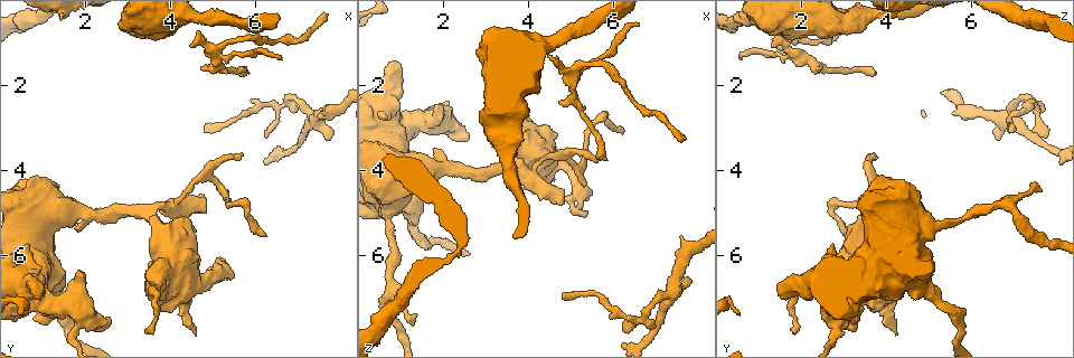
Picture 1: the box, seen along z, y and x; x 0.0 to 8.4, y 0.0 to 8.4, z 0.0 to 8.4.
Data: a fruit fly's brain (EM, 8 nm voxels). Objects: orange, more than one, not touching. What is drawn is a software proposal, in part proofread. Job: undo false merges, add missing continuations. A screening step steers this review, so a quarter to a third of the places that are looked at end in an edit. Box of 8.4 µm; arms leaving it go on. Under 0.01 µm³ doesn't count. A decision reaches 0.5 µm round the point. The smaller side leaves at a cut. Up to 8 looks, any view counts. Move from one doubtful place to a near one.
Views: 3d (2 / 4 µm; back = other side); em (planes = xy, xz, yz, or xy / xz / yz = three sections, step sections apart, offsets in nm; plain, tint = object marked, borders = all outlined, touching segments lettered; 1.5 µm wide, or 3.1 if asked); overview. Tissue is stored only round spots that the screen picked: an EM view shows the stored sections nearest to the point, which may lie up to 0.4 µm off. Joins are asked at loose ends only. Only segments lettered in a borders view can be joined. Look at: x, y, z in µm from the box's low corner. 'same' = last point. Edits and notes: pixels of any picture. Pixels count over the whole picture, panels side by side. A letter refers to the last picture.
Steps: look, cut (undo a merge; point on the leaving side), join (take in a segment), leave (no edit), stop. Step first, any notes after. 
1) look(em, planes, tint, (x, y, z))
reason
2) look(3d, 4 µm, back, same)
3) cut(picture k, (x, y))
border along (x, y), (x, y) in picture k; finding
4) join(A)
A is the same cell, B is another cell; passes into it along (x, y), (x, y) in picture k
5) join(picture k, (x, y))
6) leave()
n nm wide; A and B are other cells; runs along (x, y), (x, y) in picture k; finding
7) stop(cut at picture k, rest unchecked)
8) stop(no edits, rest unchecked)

look(em, xy, step 4, tint, (6.30, 3.20, 7.75))
an open end

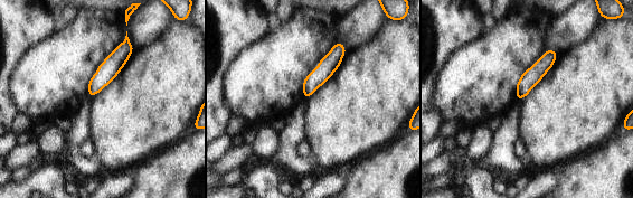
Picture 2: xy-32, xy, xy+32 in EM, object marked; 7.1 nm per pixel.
look(em, planes, borders, same)
cut it another way

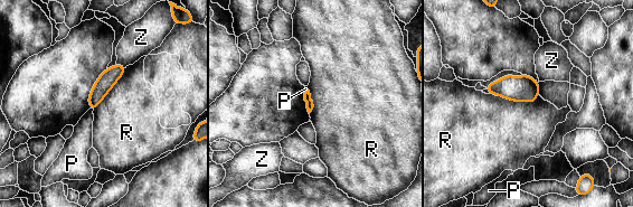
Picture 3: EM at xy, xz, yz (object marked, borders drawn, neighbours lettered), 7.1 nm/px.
leave()
P, R and Z are other cells; none of them fits

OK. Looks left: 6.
look(3d, 4 µm, (5.80, 1.70, 3.80))
thin end

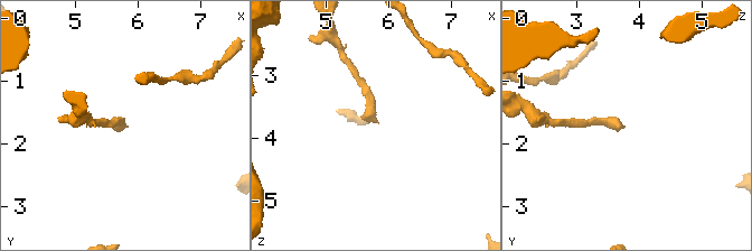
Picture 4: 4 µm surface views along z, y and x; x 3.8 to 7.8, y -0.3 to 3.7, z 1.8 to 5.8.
look(em, planes, borders, (5.80, 1.65, 3.75))
now the EM

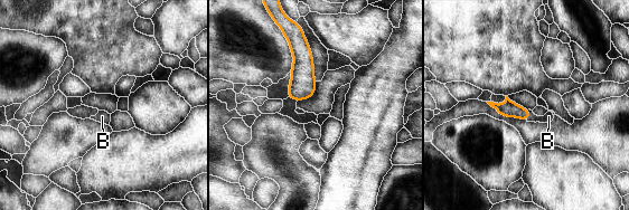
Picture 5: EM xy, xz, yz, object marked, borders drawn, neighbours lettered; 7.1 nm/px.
join(B)
B is the same cell; passes into it along (509, 108), (529, 115), (548, 116) in picture 5; it goes on there

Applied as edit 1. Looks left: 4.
look(overview)

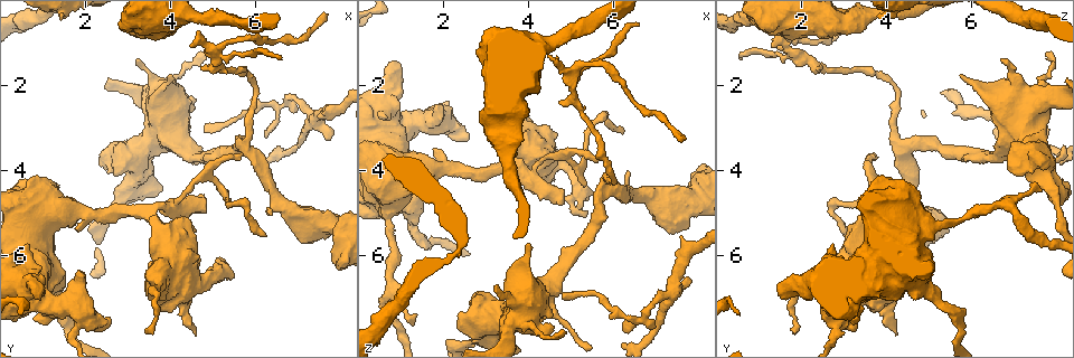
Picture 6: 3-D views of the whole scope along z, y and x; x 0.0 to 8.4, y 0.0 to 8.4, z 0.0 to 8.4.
look(em, planes, borders, (6.55, 1.40, 0.55))
thin end

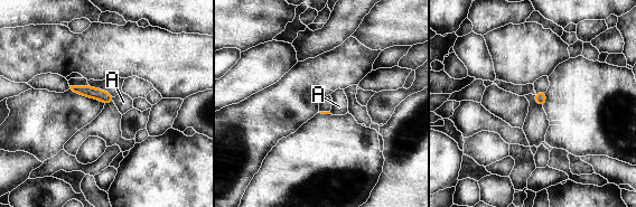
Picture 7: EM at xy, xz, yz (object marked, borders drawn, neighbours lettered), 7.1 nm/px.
join(A)
A is the same cell; passes into it along (90, 92), (113, 100), (123, 102) in picture 7; it goes on there

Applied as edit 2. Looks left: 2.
stop(join at picture 5, join at picture 7, rest unchecked)

